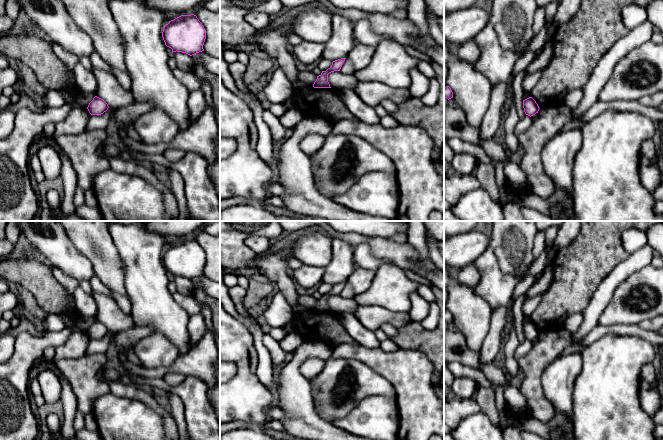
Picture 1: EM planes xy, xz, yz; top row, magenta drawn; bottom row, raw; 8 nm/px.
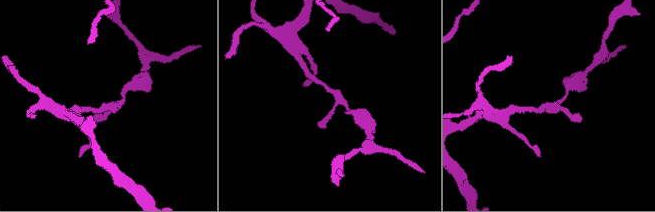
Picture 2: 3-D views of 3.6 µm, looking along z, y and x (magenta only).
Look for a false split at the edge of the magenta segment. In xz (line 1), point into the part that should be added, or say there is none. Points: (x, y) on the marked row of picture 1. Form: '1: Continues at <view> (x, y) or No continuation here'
1: No continuation here

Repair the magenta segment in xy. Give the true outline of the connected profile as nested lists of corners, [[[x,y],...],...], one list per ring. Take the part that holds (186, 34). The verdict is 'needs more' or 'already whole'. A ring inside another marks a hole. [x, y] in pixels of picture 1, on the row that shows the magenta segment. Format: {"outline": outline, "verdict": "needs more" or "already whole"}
{"outline": [[[181,15],[164,26],[162,37],[172,53],[177,51],[192,56],[204,51],[206,30],[196,15]]], "verdict": "already whole"}

